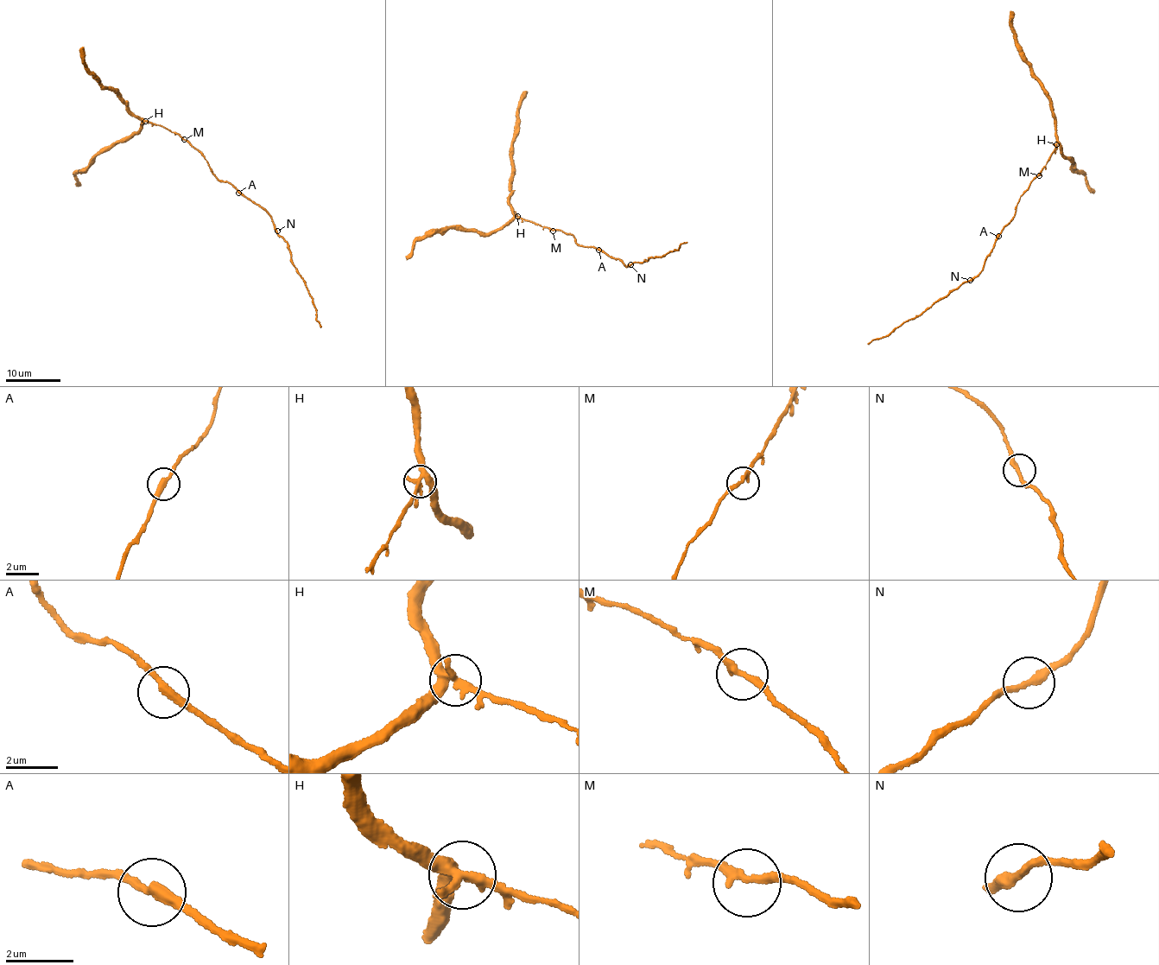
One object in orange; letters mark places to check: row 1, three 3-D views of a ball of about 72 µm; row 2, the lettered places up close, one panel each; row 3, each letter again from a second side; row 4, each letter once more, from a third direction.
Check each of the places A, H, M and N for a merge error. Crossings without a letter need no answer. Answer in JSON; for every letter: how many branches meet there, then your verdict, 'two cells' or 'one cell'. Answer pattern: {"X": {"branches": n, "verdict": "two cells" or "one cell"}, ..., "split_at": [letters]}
{"A": {"branches": 2, "verdict": "one cell"}, "H": {"branches": 3, "verdict": "one cell"}, "M": {"branches": 2, "verdict": "one cell"}, "N": {"branches": 2, "verdict": "one cell"}, "split_at": []}

